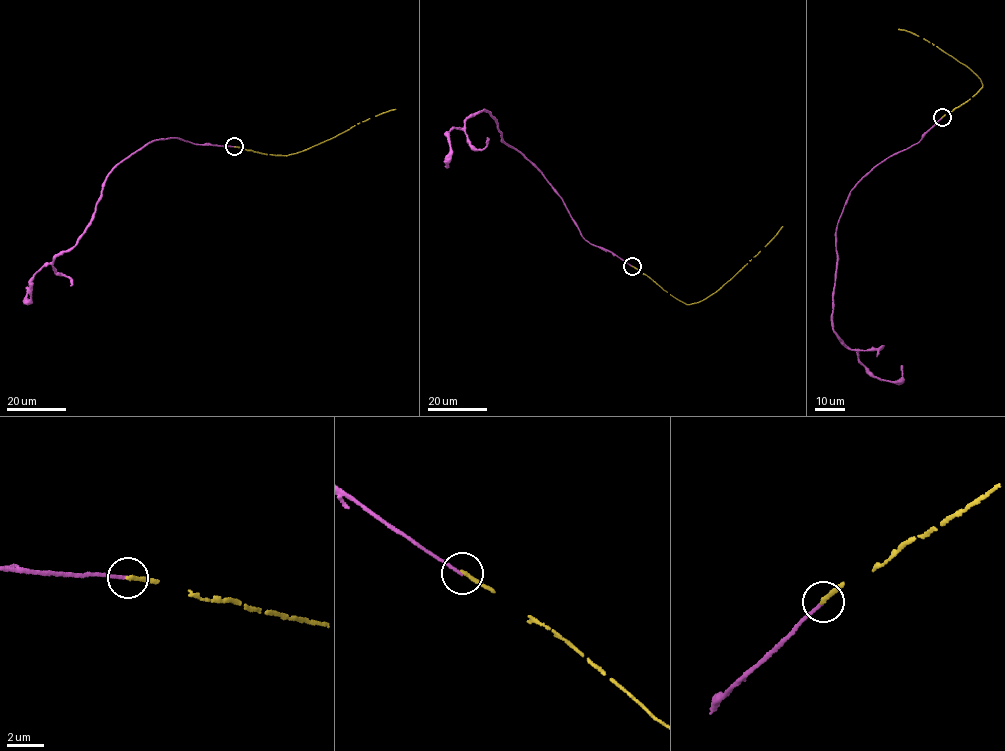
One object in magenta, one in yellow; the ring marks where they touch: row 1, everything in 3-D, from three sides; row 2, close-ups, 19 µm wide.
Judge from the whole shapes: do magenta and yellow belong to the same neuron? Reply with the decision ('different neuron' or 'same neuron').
different neuron

